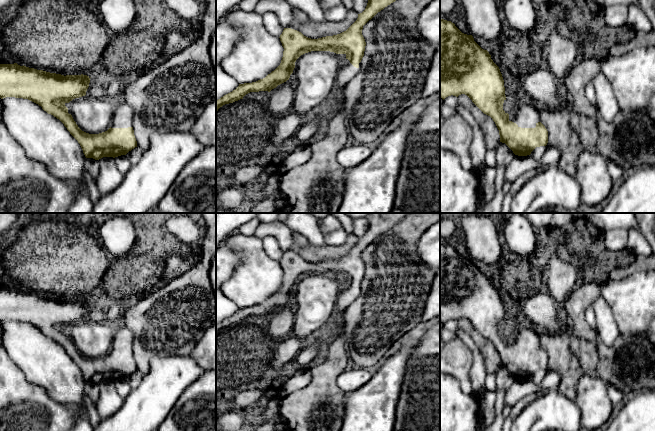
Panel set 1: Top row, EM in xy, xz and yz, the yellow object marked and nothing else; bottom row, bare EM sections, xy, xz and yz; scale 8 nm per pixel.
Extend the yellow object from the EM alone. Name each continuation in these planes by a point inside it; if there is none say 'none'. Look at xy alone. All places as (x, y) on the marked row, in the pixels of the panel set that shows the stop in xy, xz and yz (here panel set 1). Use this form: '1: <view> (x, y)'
1: xy (123, 113)

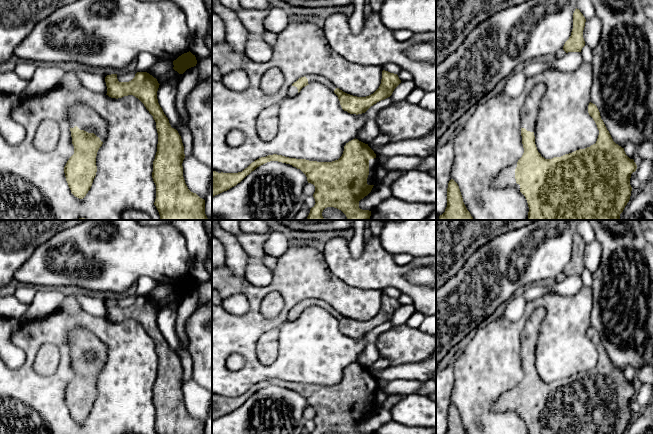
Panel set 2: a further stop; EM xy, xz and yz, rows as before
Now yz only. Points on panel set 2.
1: yz (529, 111)
2: yz (506, 178)

